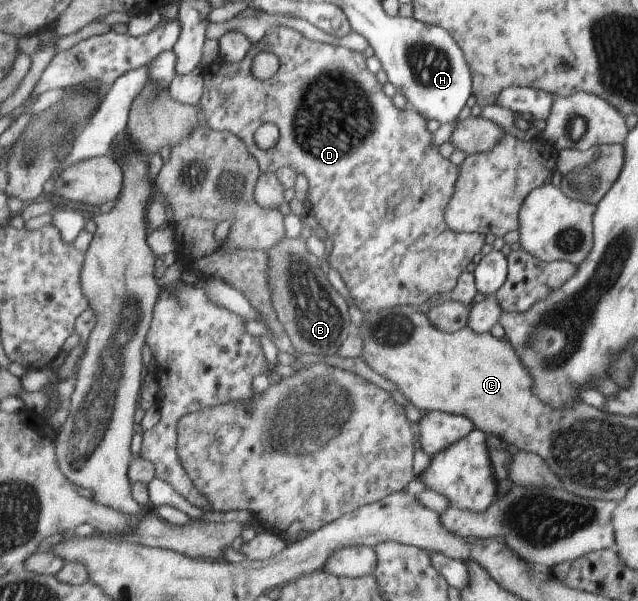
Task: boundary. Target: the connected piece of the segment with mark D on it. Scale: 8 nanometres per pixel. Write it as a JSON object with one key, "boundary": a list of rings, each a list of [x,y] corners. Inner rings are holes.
{"boundary":[[[279,26],[271,28],[256,43],[253,43],[250,52],[244,60],[240,62],[218,61],[204,71],[205,85],[203,88],[203,96],[201,98],[200,111],[201,117],[215,131],[231,132],[238,135],[249,146],[250,152],[258,159],[261,166],[261,172],[268,171],[276,173],[282,167],[293,168],[297,174],[304,174],[310,180],[310,190],[308,190],[307,204],[312,204],[314,216],[320,222],[324,234],[328,237],[328,251],[324,258],[324,263],[335,269],[341,276],[345,286],[348,288],[349,294],[354,300],[354,304],[364,313],[368,311],[378,312],[384,309],[394,308],[397,306],[408,306],[418,304],[428,300],[426,296],[422,298],[414,298],[416,292],[440,292],[440,294],[448,294],[453,290],[458,276],[462,270],[468,266],[468,262],[472,260],[472,256],[482,248],[484,244],[484,234],[482,233],[465,233],[450,230],[444,221],[445,206],[449,204],[450,197],[453,196],[453,190],[456,187],[456,165],[450,164],[446,158],[442,158],[436,150],[433,143],[432,133],[426,130],[424,122],[420,116],[416,116],[416,112],[411,107],[399,110],[392,104],[390,97],[384,94],[380,80],[376,78],[374,73],[368,70],[366,66],[366,56],[363,52],[354,51],[346,46],[332,46],[332,44],[324,44],[324,42],[316,42],[309,40],[298,30],[288,28],[288,26]],[[272,51],[281,60],[281,67],[278,74],[268,80],[260,80],[252,74],[252,63],[254,56],[258,52]],[[272,122],[280,127],[280,138],[275,142],[263,143],[258,141],[256,130],[266,124]]]}

